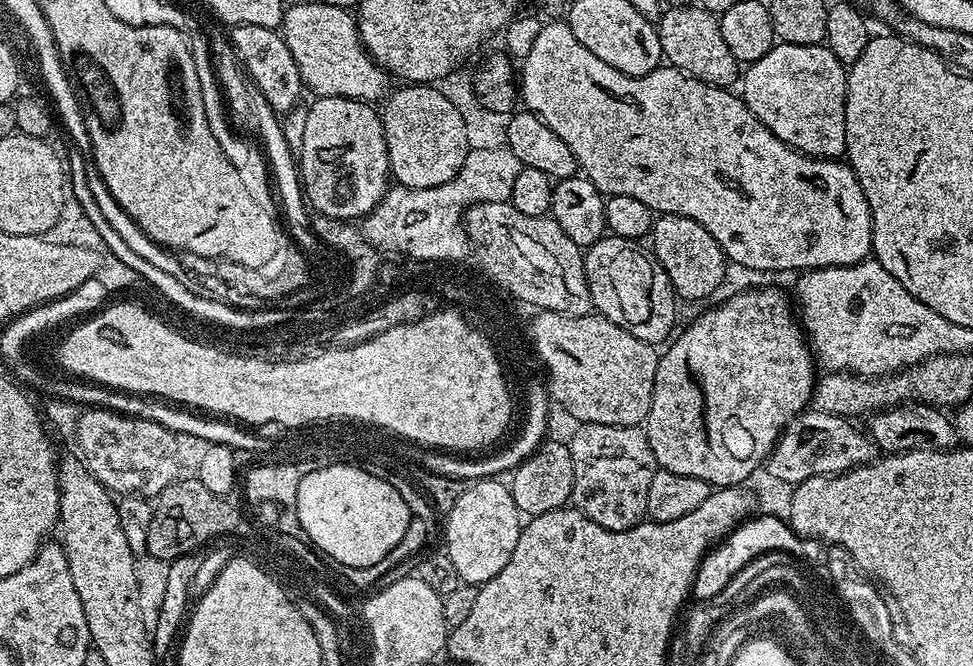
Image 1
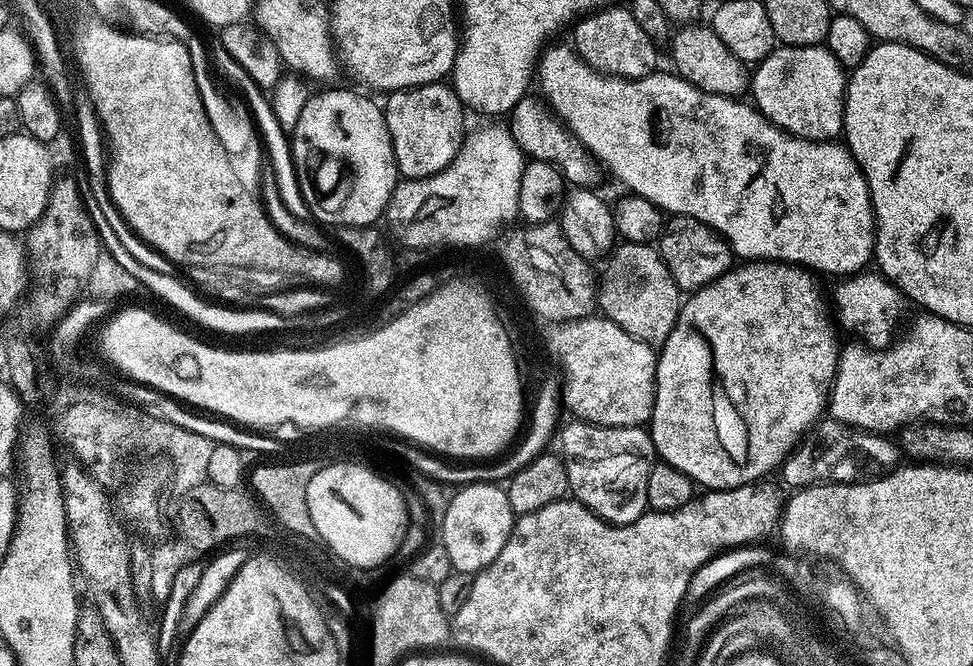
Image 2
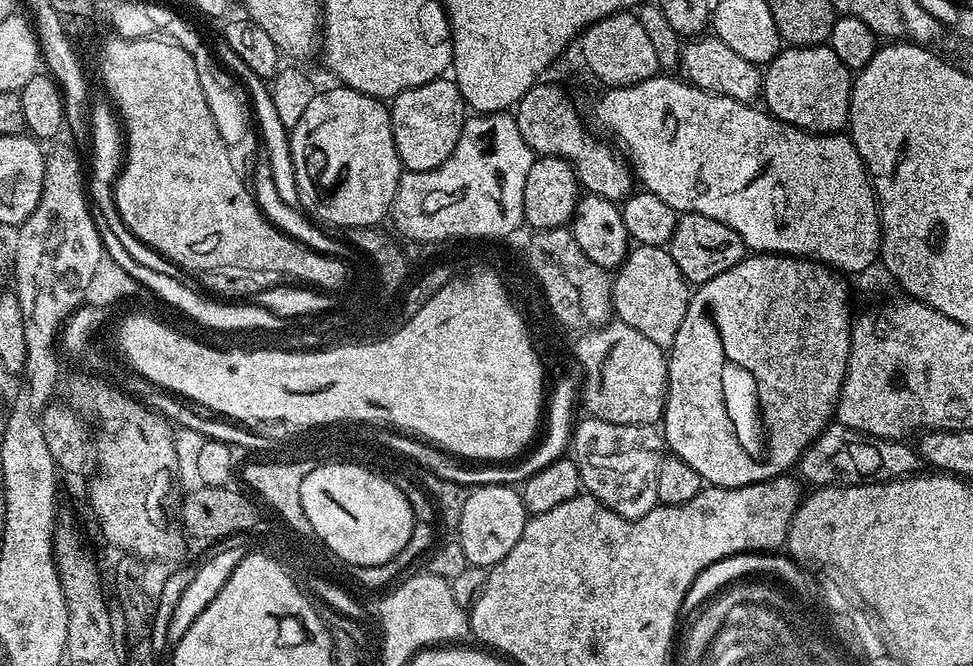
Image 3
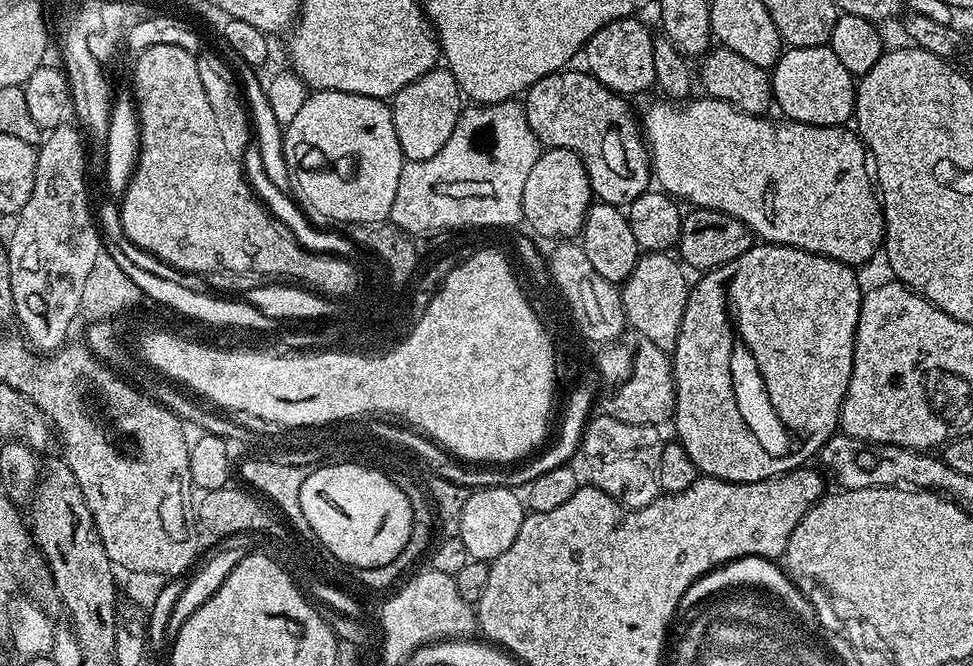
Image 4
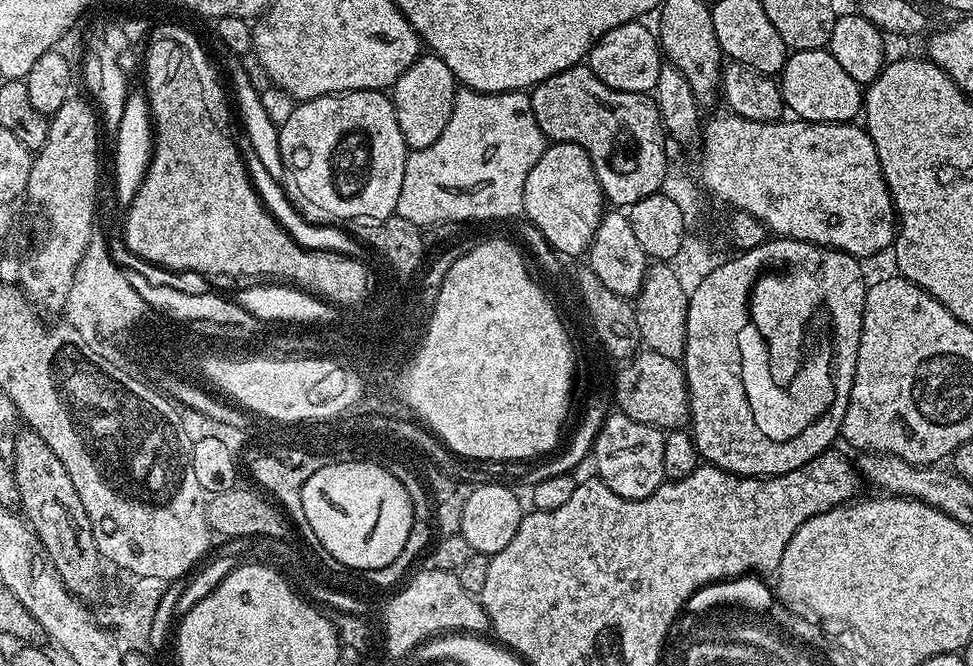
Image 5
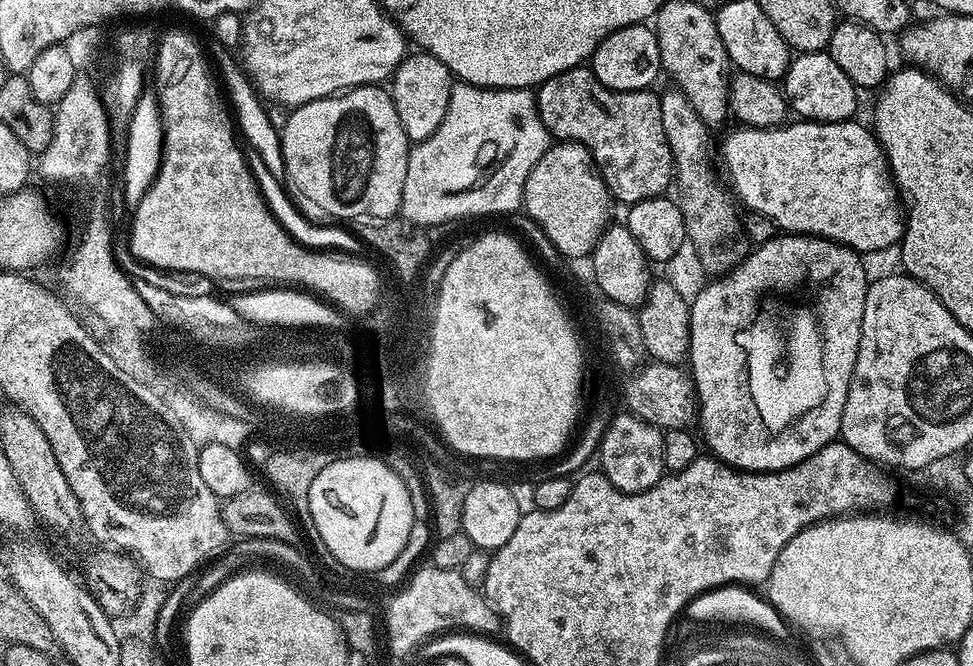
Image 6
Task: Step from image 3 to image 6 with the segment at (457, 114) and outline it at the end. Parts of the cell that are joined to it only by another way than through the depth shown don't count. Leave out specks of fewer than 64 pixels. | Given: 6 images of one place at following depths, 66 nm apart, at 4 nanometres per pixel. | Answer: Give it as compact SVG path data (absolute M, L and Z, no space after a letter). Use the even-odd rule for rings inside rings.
M416 50L405 55L404 61L396 67L390 77L390 95L394 102L394 110L398 110L398 122L402 122L402 130L406 130L409 141L415 142L430 138L438 126L442 126L442 118L446 118L446 110L450 106L450 94L454 77L449 68L442 66L438 58L423 50Z

